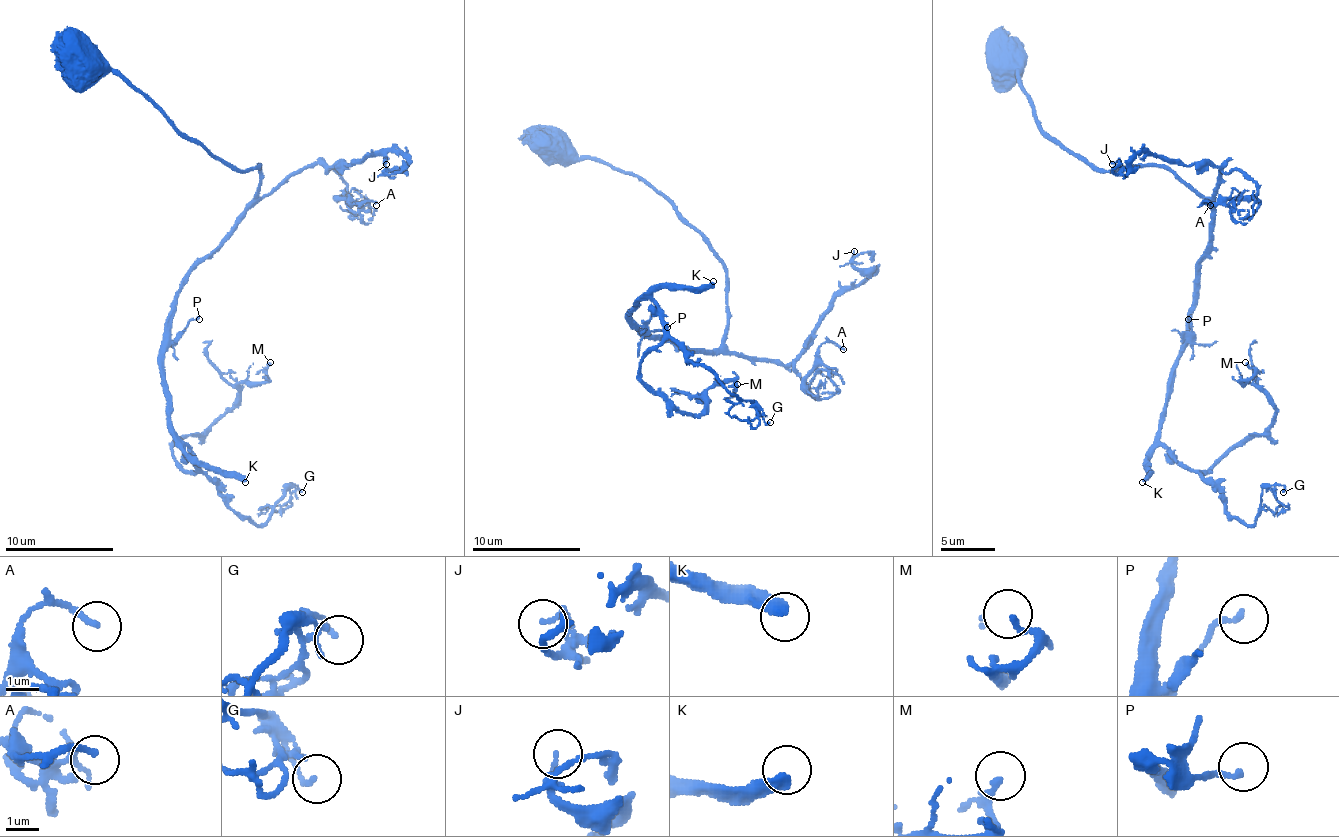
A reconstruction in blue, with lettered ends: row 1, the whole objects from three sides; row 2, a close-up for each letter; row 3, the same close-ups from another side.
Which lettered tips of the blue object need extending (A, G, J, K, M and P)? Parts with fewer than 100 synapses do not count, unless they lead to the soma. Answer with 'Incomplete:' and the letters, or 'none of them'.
Incomplete: K

